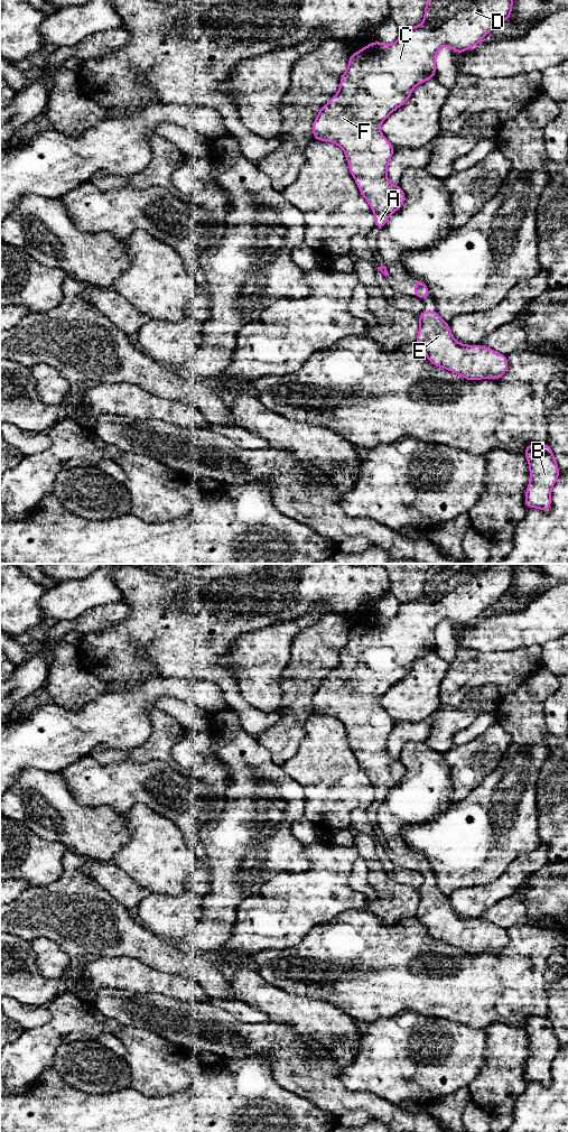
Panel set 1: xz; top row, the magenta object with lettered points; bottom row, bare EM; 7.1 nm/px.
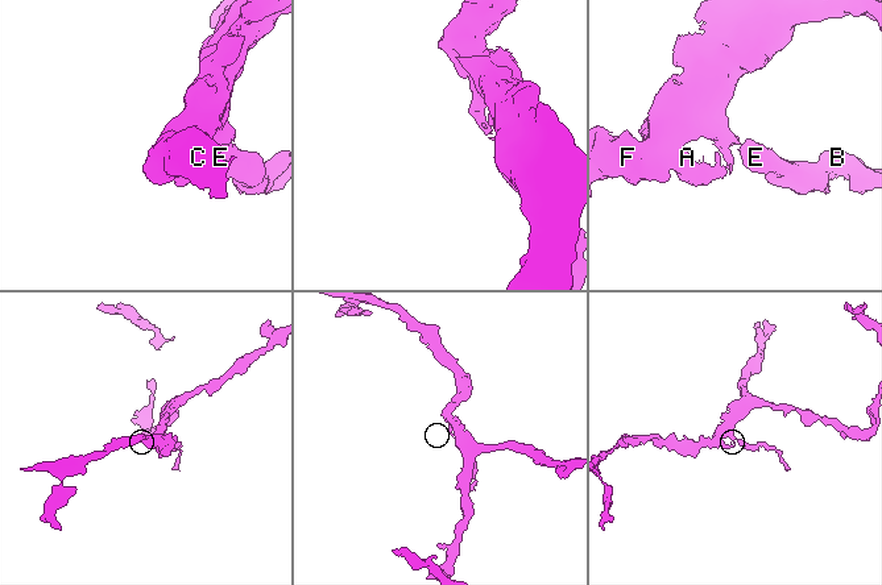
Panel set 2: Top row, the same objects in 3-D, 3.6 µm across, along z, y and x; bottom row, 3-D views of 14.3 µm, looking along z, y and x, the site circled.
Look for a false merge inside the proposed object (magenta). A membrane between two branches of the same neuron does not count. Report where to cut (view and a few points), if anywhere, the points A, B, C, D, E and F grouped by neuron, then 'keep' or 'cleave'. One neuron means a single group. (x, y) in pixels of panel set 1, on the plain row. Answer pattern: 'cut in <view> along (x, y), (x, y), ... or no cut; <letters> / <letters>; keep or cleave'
no cut; A B C D E F; keep

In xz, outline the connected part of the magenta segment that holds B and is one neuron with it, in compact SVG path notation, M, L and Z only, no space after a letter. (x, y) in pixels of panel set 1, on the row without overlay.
M542 1017L528 1019L523 1028L530 1043L524 1079L548 1086L551 1083L551 1064L560 1048L555 1028L548 1018Z

